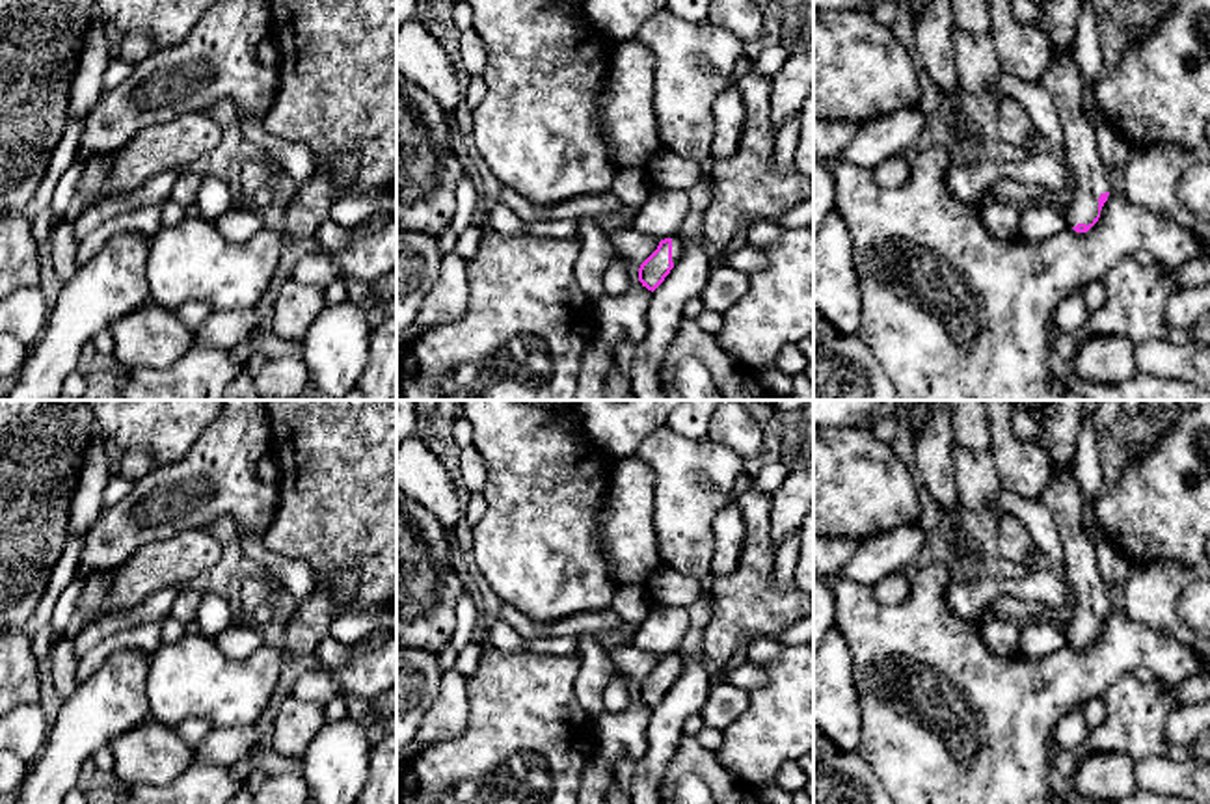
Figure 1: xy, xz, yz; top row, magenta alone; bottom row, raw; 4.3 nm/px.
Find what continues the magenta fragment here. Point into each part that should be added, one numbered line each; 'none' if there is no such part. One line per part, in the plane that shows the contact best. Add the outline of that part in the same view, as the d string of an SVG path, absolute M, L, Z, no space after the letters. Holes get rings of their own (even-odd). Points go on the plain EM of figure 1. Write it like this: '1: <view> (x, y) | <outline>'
1: yz (1060, 419) | M1048 400L1041 406L1035 439L1052 462L1052 476L1041 501L1055 519L1065 553L1065 584L1072 605L1070 622L1063 627L1069 644L1093 640L1098 633L1098 614L1109 609L1095 545L1083 530L1085 501L1072 473L1083 404L1085 400Z

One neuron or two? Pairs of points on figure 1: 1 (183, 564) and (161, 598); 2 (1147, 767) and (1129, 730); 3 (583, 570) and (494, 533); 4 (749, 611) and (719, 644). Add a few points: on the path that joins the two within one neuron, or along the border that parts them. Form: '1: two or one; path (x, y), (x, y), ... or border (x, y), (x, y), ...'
1: two; border (174, 583), (155, 590), (131, 609)
2: two; border (1166, 754), (1149, 754), (1136, 762)
3: one; path (561, 570), (533, 546), (516, 544)
4: one; path (741, 618), (723, 637)

